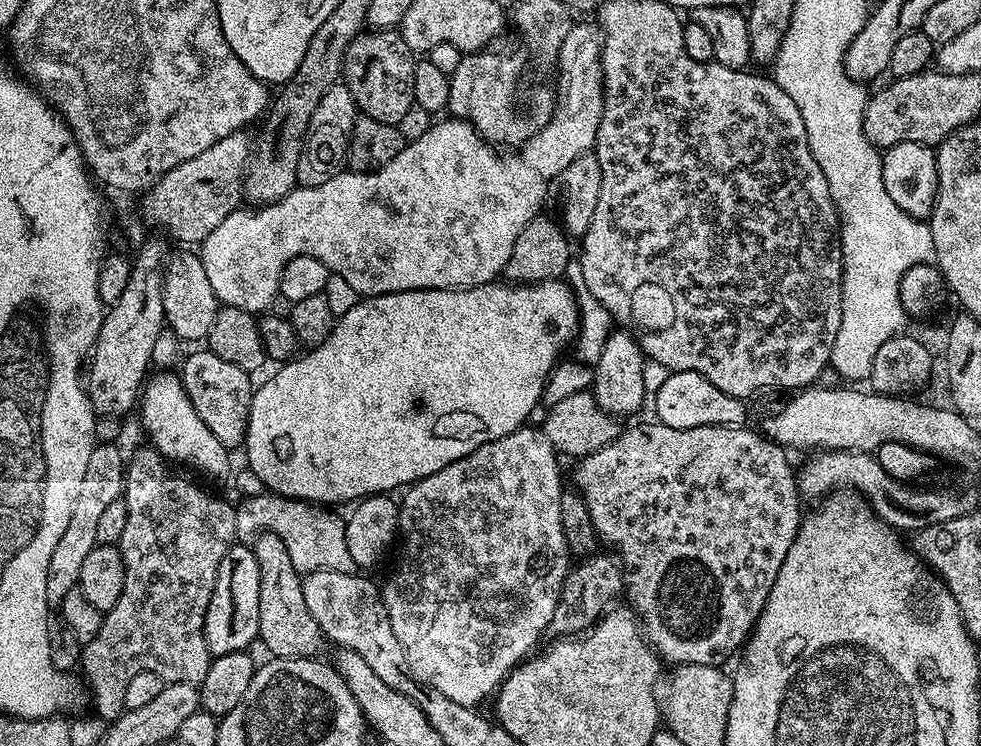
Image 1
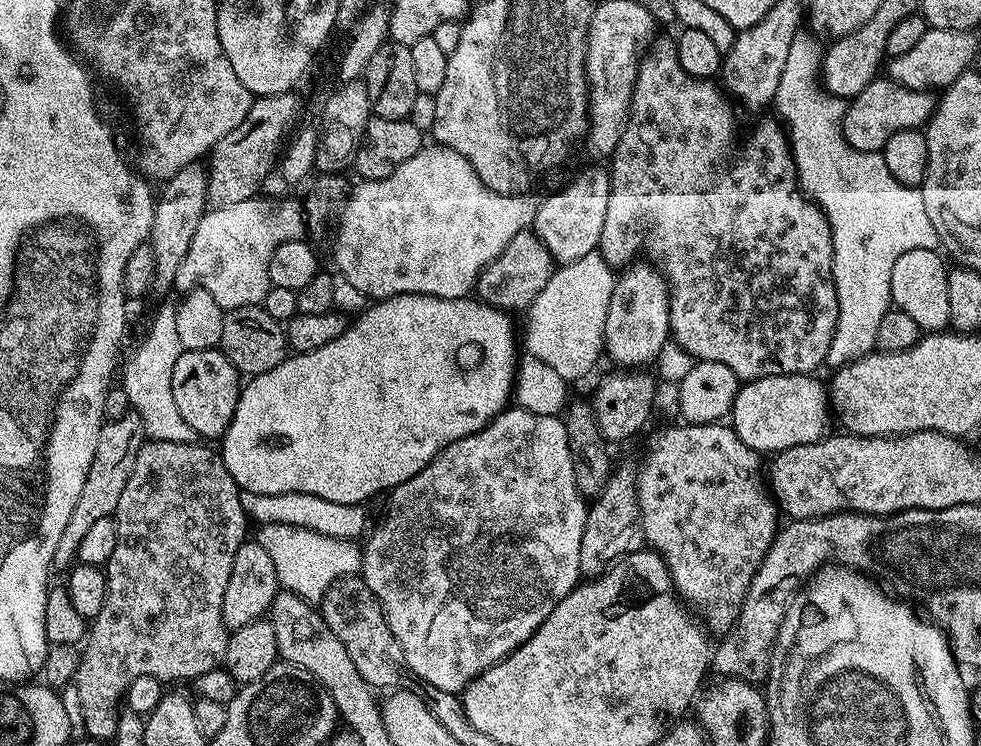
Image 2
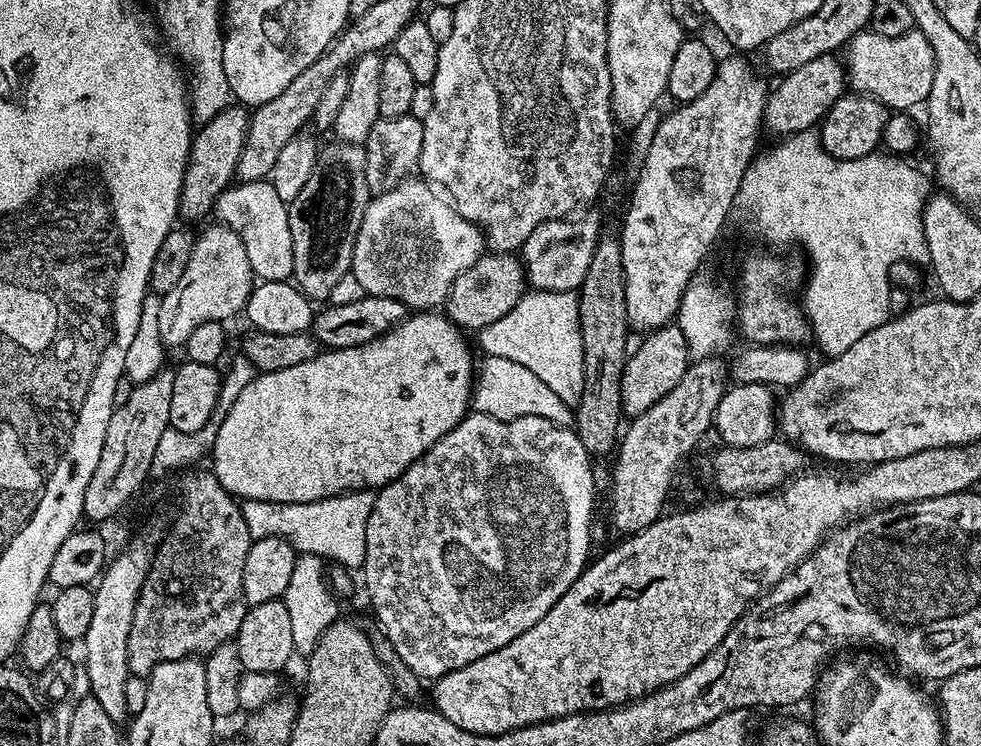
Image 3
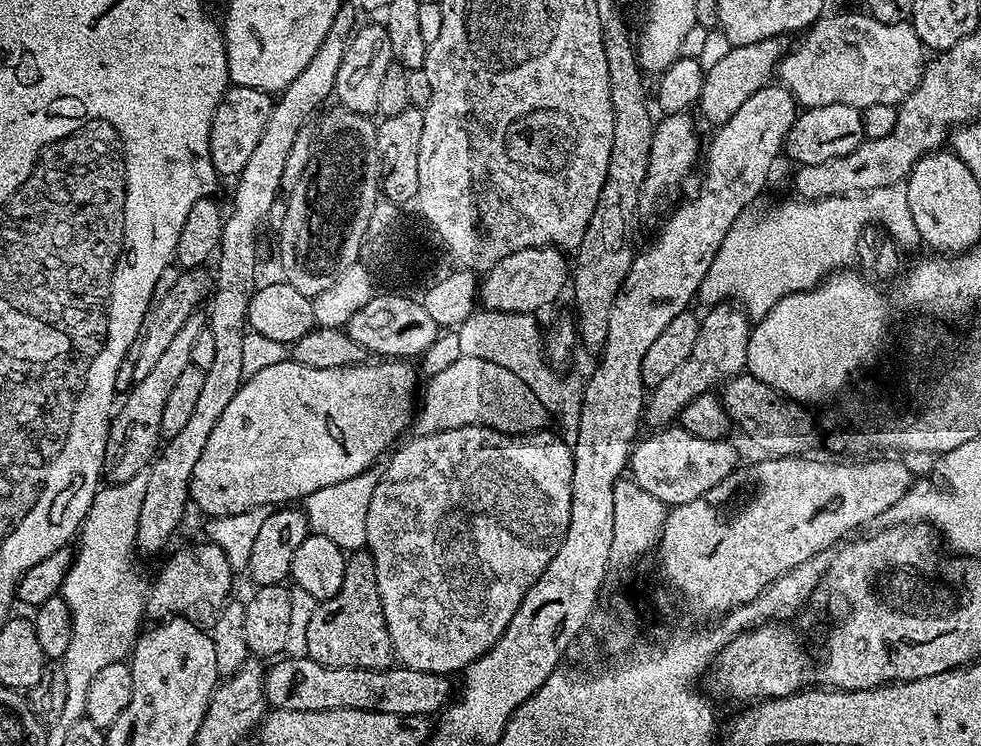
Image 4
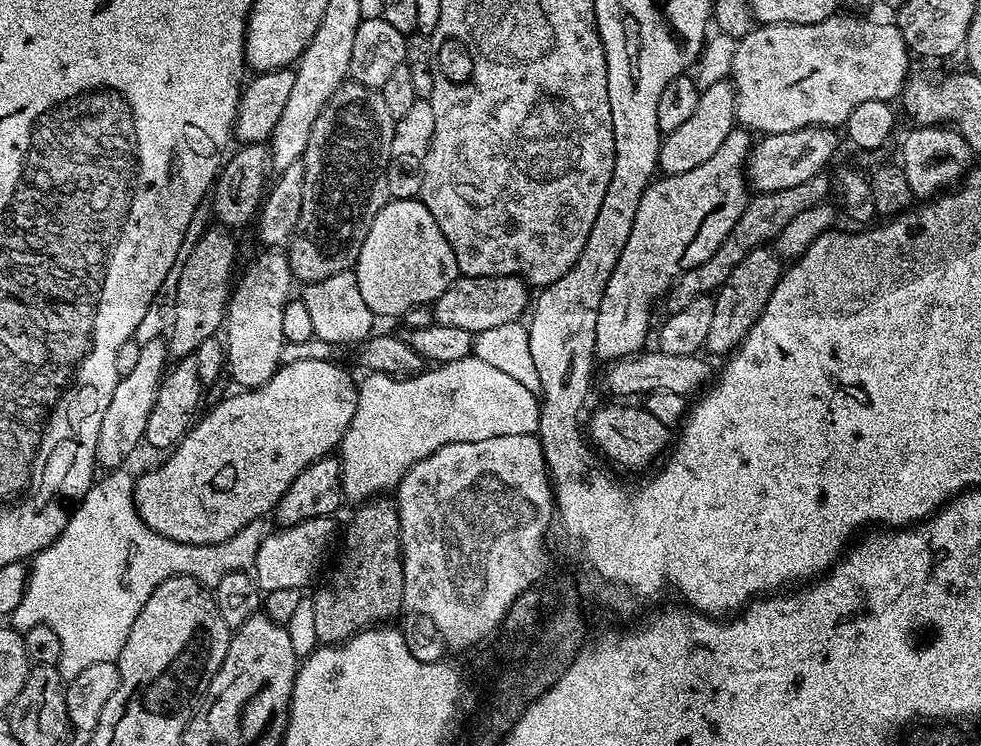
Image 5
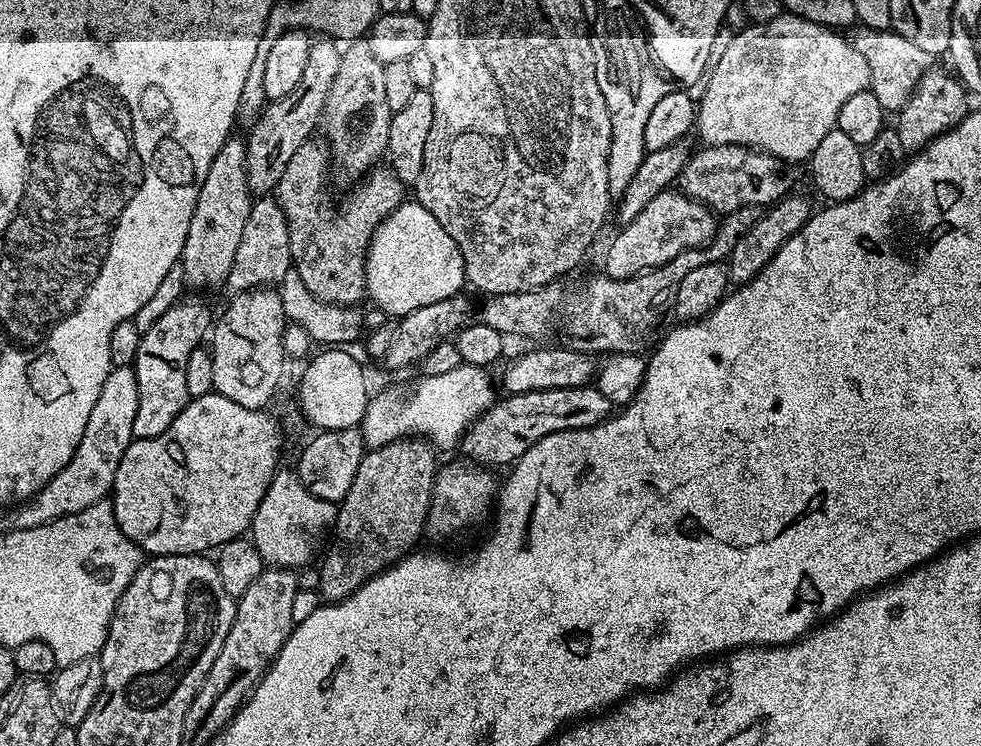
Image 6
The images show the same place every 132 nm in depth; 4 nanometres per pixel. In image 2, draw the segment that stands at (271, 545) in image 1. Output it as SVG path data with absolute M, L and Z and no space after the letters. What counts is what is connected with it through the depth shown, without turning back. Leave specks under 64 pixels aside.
M285 591L277 593L270 609L270 619L277 638L277 653L285 663L316 673L317 680L332 695L334 703L343 705L346 714L350 714L349 727L353 724L368 724L372 713L371 701L364 691L365 682L358 674L350 654L346 654L346 646L338 642L338 634L334 634L323 615L312 608L315 607L300 596Z

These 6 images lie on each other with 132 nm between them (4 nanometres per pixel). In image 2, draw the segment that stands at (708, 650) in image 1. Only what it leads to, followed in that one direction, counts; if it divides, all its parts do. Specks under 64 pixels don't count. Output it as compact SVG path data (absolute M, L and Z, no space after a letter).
M713 422L710 424L685 423L684 428L674 428L670 432L664 432L656 440L652 448L652 454L648 462L643 464L639 473L639 501L640 516L642 517L642 528L648 535L648 540L653 549L662 550L664 561L672 570L672 579L681 593L692 594L693 598L700 602L708 602L716 608L721 604L724 608L732 608L743 605L746 595L751 586L751 580L763 562L764 556L771 548L771 544L777 536L778 523L776 524L776 512L778 505L775 499L765 496L756 489L756 467L759 466L761 457L752 448L747 448L738 438L736 431L724 422Z

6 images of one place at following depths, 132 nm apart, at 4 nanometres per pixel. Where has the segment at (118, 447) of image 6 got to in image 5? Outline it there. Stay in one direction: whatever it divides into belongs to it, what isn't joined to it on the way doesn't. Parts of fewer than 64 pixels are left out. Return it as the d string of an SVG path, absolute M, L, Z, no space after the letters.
M163 339L141 344L137 364L130 370L130 374L121 376L114 386L114 398L110 398L110 406L106 406L106 414L102 414L102 430L98 430L96 462L101 469L121 467L125 463L124 459L142 444L146 418L150 418L150 410L154 410L160 382L164 379L164 360L166 361L166 344Z

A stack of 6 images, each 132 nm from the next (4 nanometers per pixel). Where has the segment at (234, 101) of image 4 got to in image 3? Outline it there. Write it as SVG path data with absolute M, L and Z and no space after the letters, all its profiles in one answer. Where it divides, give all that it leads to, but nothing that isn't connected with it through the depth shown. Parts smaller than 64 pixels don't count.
M227 106L209 120L199 125L198 131L192 137L192 150L188 155L188 169L184 172L184 186L180 191L179 215L188 220L200 218L213 211L213 203L217 194L229 187L237 175L239 156L243 152L247 140L250 112L244 106Z

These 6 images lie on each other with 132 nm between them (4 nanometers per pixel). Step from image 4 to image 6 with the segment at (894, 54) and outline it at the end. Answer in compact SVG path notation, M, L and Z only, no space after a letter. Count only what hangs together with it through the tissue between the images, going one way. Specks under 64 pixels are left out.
M781 14L770 22L747 26L733 35L718 66L707 73L704 93L698 96L695 135L700 135L708 146L742 146L769 152L781 162L808 162L822 138L835 129L842 102L868 88L870 70L866 58L847 35L801 16Z

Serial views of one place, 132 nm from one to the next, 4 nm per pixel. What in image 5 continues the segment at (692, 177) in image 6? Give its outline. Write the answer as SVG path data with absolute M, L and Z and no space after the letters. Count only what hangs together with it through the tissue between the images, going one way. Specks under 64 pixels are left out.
M803 128L802 130L790 130L789 132L774 132L764 134L760 140L751 145L746 165L746 179L757 193L773 192L774 190L786 190L790 186L798 186L798 182L806 182L806 178L814 178L825 171L824 167L832 160L840 140L836 137L836 128Z

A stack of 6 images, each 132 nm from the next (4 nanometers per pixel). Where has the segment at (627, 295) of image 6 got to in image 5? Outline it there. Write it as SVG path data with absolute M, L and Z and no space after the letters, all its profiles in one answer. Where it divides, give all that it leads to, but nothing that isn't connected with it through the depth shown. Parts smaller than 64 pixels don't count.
M821 174L814 178L806 178L806 182L798 182L798 186L790 186L786 190L774 190L753 195L748 201L746 210L742 210L742 218L738 218L738 222L734 222L734 230L730 230L730 234L722 242L722 246L718 246L718 250L714 250L714 254L710 254L710 258L706 258L704 264L686 270L672 283L666 293L667 311L669 313L677 312L690 306L690 302L697 300L699 296L715 293L726 282L726 278L730 278L734 266L738 266L738 262L742 262L742 258L746 258L746 254L750 254L750 250L775 241L779 237L780 231L786 226L790 226L790 222L794 218L798 218L798 214L811 208L821 207L823 200L820 199L826 194L828 196L829 192L829 177Z

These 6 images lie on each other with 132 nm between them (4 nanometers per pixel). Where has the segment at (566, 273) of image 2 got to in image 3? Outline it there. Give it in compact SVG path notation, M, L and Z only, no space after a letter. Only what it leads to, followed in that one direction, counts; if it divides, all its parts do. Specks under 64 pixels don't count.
M531 291L502 318L479 329L478 342L487 356L521 363L569 408L581 402L585 389L585 359L582 351L579 297L573 292Z

